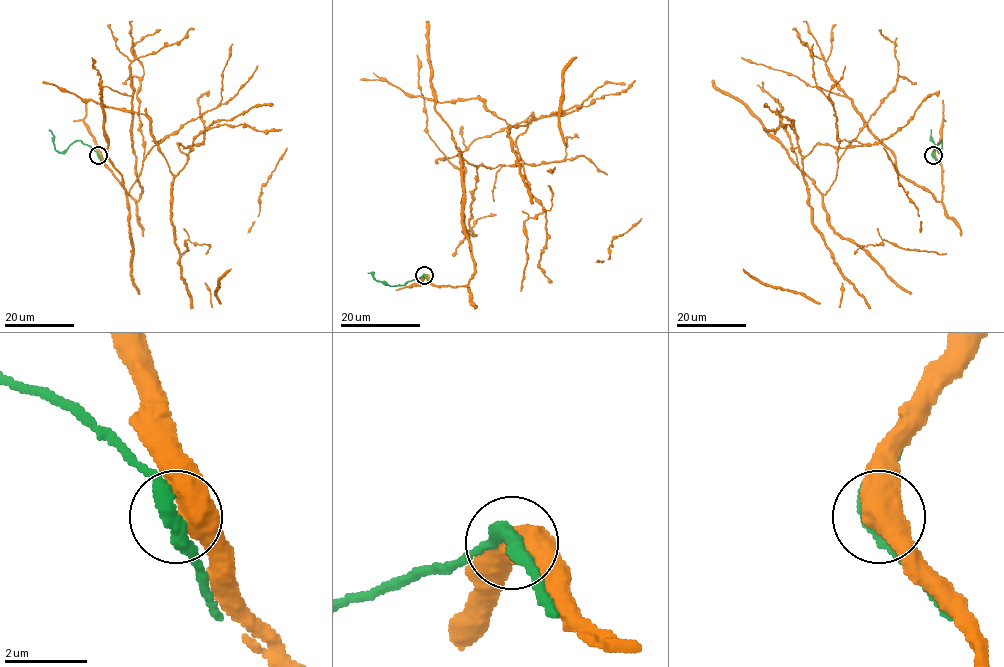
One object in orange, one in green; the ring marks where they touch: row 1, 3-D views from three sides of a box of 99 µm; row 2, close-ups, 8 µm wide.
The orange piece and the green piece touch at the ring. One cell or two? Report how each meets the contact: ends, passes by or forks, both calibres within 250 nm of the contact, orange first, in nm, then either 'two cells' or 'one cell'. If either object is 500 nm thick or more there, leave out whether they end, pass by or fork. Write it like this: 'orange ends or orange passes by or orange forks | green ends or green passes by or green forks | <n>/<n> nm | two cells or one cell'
550/400 nm | one cell

